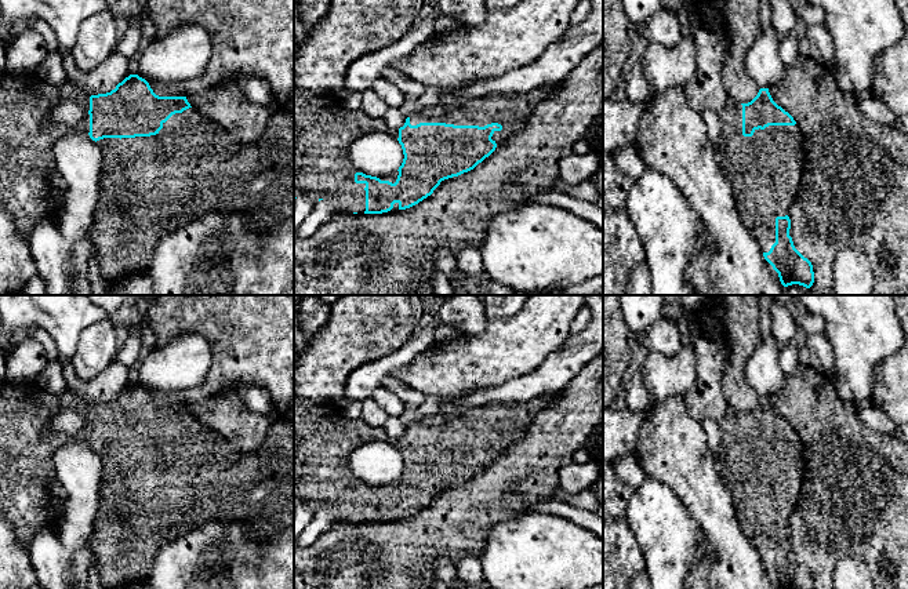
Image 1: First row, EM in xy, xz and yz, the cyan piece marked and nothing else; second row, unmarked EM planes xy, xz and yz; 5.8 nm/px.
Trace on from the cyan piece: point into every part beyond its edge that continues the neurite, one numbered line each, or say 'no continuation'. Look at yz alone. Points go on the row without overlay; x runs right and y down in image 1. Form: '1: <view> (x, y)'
1: yz (761, 504)

